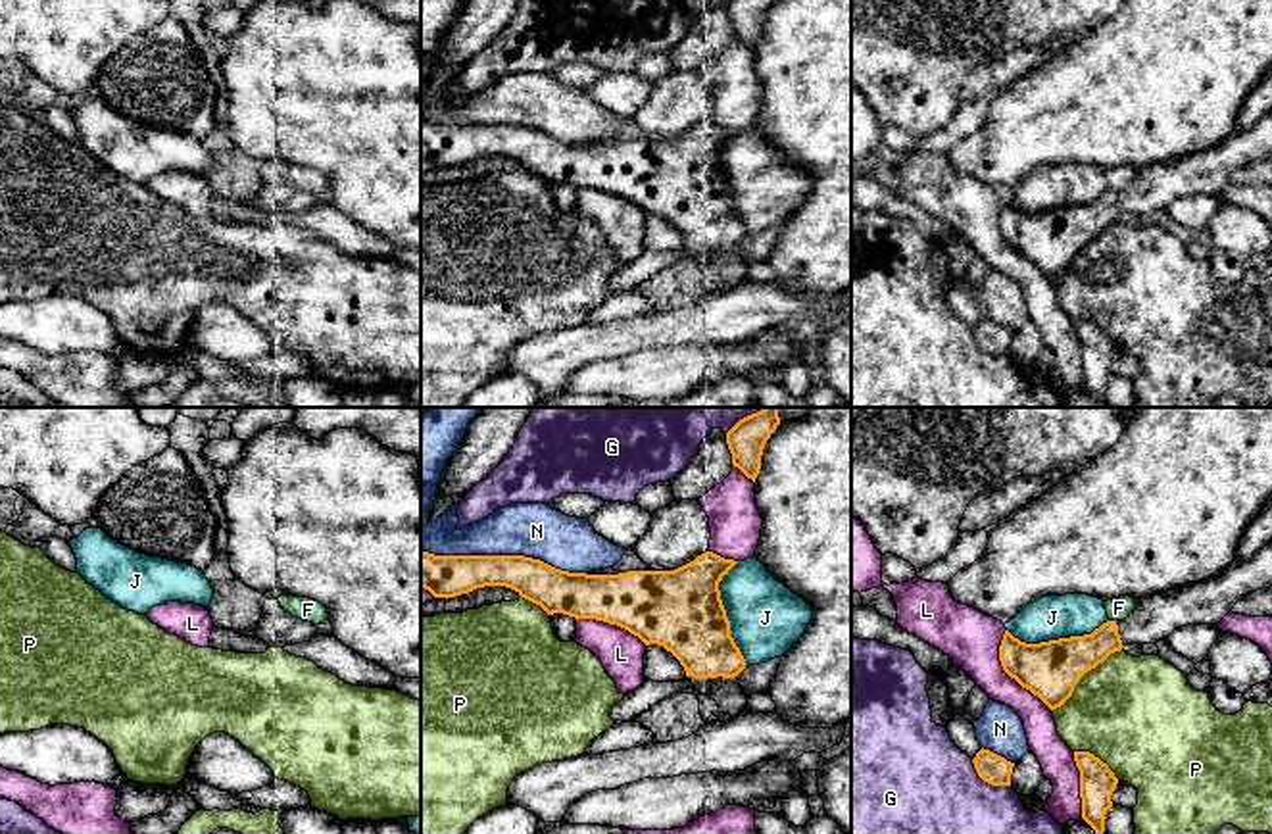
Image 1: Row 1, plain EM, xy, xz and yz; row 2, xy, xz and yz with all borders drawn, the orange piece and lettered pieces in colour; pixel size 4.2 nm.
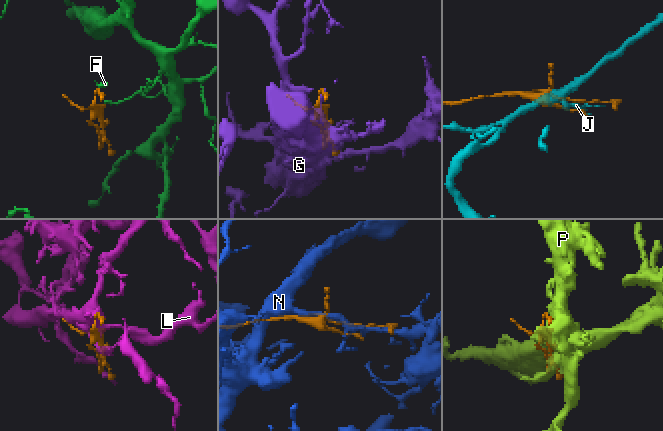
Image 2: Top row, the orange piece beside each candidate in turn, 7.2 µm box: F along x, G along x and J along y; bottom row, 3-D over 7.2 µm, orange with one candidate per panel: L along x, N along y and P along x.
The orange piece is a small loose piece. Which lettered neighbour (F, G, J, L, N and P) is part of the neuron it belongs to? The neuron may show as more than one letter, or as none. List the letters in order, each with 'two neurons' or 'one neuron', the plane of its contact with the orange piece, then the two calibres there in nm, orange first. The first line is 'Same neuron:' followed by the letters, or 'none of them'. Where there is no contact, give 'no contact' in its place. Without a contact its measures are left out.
Same neuron: none of them
F: two neurons | yz | 190/100 nm
G: two neurons | yz | 130/400 nm
J: two neurons | xz | 340/300 nm
L: two neurons | yz | 240/240 nm
N: two neurons | xz | 180/220 nm
P: two neurons | yz | 240/460 nm

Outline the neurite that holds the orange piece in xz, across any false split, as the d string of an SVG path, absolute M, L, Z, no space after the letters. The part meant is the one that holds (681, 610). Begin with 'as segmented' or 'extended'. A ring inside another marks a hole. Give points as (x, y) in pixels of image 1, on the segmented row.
extended | M421 552L421 588L448 600L484 586L505 586L548 615L617 625L646 646L671 651L696 690L717 701L721 717L734 717L747 709L738 684L747 663L730 636L719 582L736 563L705 552L674 571L586 575L525 555Z

